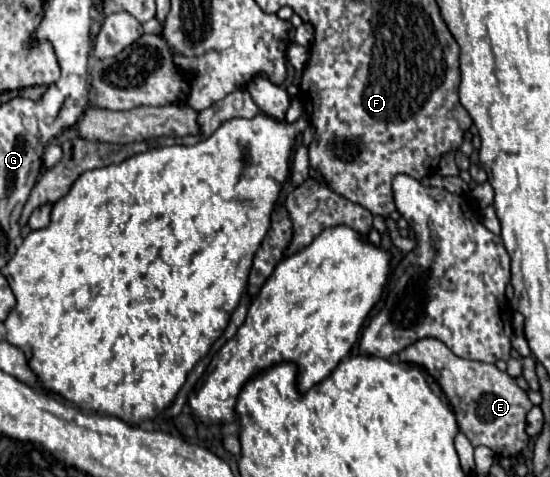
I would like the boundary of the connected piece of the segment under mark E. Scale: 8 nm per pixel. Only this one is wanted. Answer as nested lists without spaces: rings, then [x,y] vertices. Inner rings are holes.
[[[422,338],[410,344],[398,354],[398,358],[400,362],[426,368],[426,372],[436,378],[454,408],[460,432],[472,442],[472,446],[488,446],[498,458],[510,458],[518,456],[528,444],[528,434],[524,428],[532,402],[528,394],[516,386],[514,378],[500,372],[494,364],[464,360],[436,338]]]

